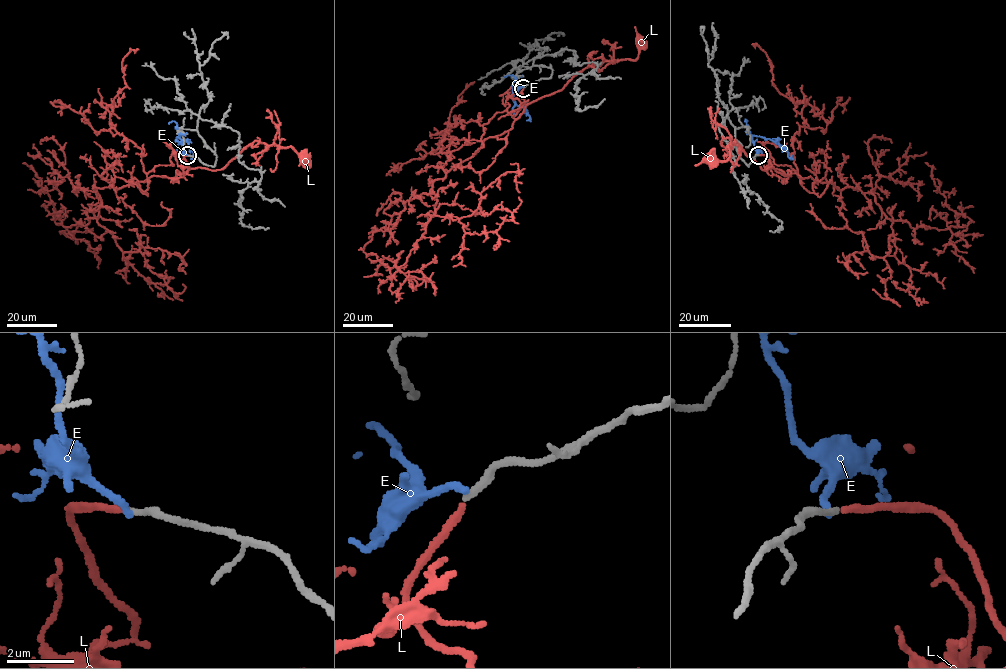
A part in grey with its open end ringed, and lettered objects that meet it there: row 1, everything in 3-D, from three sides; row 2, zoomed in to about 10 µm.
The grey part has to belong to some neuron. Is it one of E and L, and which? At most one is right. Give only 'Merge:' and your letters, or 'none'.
Merge: L

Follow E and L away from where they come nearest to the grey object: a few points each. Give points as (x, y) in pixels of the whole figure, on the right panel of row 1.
E: (757, 155), (751, 138), (754, 136), (774, 141), (778, 139), (790, 158), (791, 155)
L: (759, 155), (767, 156), (774, 169), (790, 173), (762, 169), (735, 139), (726, 160), (709, 157)

